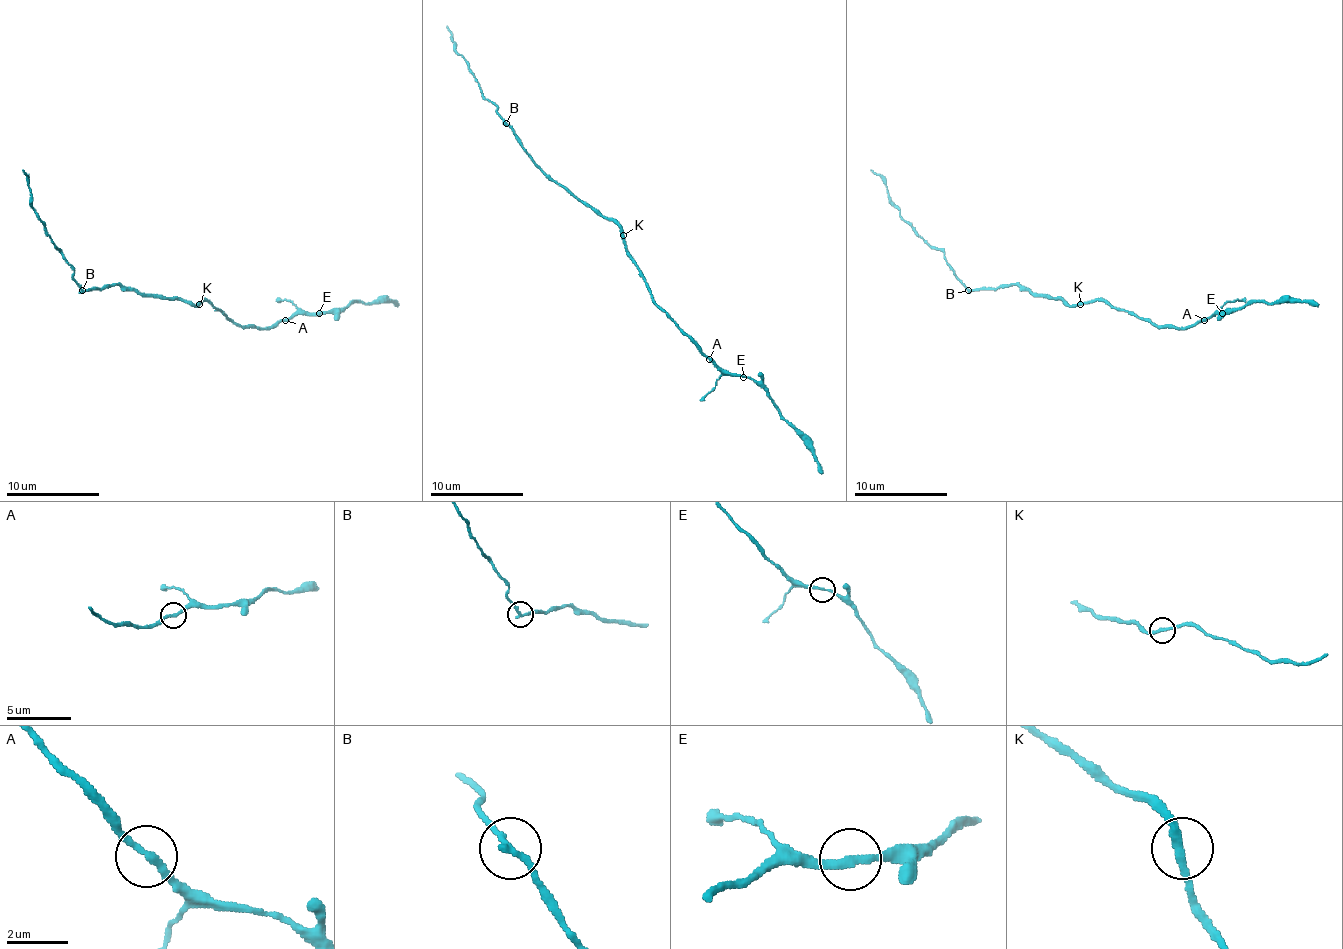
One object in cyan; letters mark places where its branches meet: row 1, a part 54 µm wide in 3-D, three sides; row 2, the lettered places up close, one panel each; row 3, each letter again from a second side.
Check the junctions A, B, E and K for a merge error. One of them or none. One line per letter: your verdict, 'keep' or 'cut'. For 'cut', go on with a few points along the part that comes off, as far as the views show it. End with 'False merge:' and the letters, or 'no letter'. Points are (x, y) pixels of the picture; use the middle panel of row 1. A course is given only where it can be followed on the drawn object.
A: keep
B: cut; course (507, 123), (497, 114), (497, 107), (481, 95), (469, 64), (460, 55), (446, 25)
E: keep
K: keep
False merge: B

